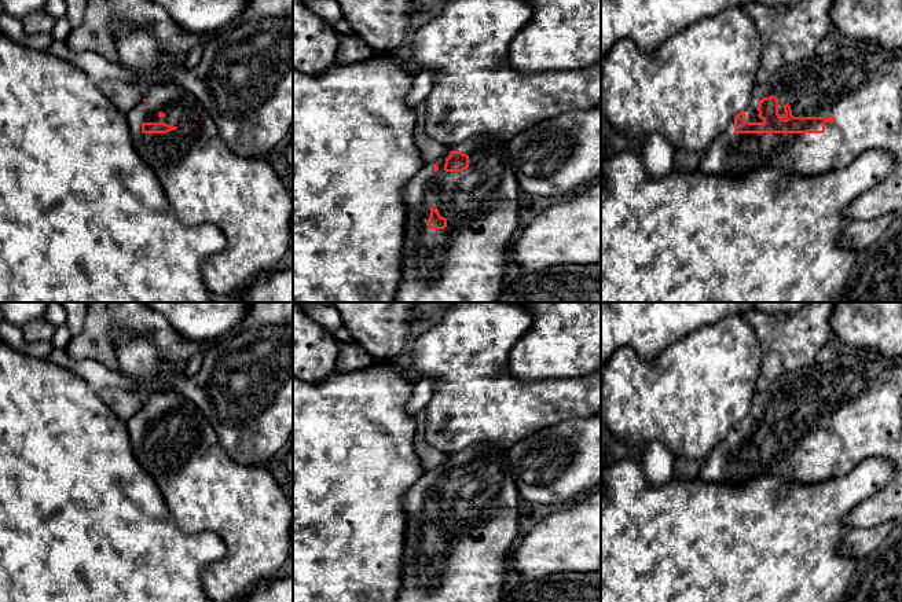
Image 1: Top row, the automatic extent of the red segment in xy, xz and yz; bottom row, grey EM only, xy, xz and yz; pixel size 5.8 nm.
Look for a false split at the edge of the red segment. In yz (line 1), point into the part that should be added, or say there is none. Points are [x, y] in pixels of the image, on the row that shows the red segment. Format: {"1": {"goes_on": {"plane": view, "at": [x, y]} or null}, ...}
{"1": {"goes_on": {"plane": "yz", "at": [860, 84]}}}

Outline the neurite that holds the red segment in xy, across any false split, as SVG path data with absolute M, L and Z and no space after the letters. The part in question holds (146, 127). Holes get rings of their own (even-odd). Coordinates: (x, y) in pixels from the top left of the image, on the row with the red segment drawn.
M162 81L143 88L143 98L125 113L132 144L142 161L155 173L177 220L186 225L213 224L221 230L227 245L201 264L210 293L241 296L258 276L278 269L290 242L293 195L264 157L236 155L221 139L219 128L201 102L176 81Z

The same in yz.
M855 40L835 48L828 55L815 55L813 58L806 58L803 60L782 66L771 71L770 77L763 84L756 84L748 106L730 120L726 129L719 133L714 143L704 151L698 170L705 175L729 177L741 177L758 169L780 169L788 175L815 176L830 170L840 170L846 165L851 164L855 157L874 148L888 151L895 158L895 168L880 184L859 194L843 212L846 224L855 220L872 220L887 213L902 212L902 51L886 49L884 47L868 40Z

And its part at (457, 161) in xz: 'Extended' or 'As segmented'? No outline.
Extended

